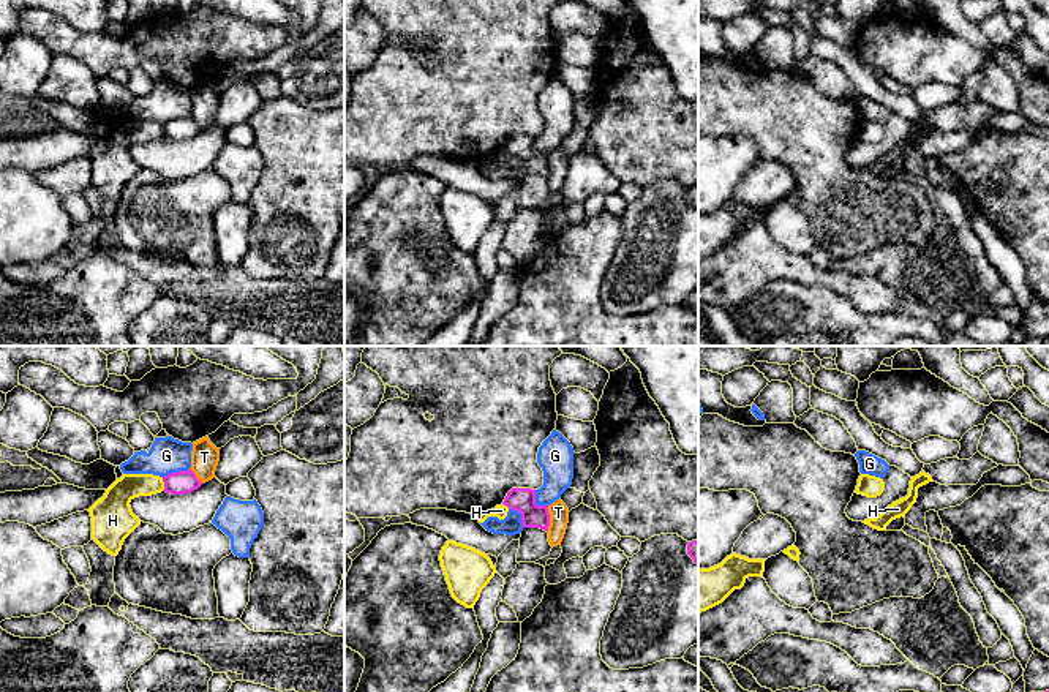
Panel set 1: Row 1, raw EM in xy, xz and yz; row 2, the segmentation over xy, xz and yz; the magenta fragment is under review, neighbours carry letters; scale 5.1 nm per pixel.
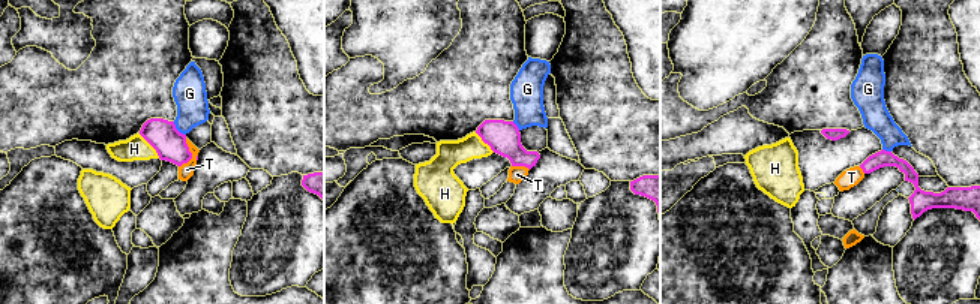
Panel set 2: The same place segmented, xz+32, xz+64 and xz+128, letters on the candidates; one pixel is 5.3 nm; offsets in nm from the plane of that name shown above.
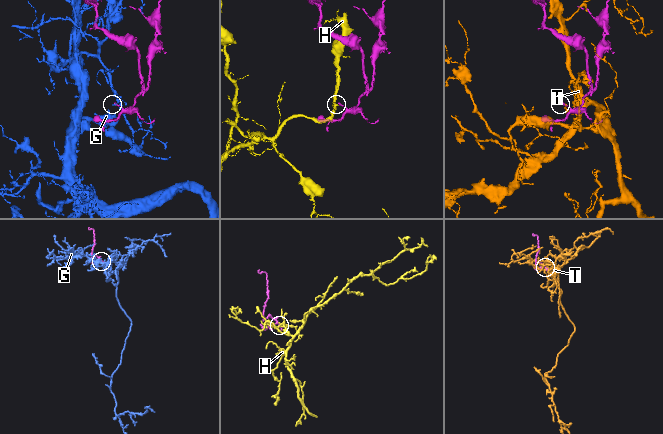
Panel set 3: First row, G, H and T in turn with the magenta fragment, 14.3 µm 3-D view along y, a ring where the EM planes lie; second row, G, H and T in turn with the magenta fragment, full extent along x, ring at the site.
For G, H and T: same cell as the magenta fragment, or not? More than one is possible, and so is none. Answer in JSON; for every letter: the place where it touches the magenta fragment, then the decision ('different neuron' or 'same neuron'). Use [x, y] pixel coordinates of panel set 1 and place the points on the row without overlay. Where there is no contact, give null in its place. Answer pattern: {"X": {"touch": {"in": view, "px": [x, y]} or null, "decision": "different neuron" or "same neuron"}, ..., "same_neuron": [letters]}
{"G": {"touch": {"in": "xy", "px": [176, 119]}, "decision": "different neuron"}, "H": {"touch": {"in": "xy", "px": [165, 130]}, "decision": "different neuron"}, "T": {"touch": {"in": "xz", "px": [548, 165]}, "decision": "different neuron"}, "same_neuron": []}

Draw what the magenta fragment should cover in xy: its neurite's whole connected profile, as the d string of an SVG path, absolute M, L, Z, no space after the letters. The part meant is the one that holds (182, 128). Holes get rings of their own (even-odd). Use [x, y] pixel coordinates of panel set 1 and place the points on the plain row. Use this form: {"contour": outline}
{"contour": "M191 115L171 118L163 123L163 128L163 137L171 141L186 141L197 136L202 131L202 128L196 123L196 120Z"}

